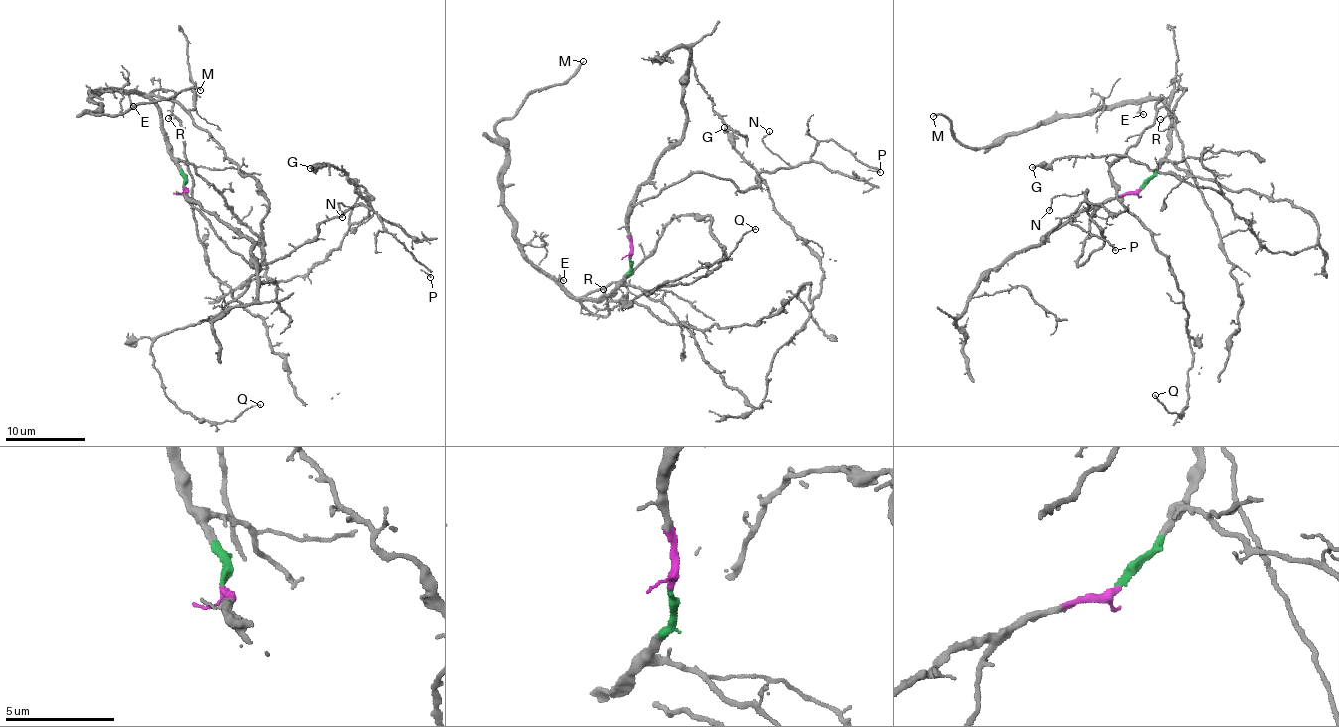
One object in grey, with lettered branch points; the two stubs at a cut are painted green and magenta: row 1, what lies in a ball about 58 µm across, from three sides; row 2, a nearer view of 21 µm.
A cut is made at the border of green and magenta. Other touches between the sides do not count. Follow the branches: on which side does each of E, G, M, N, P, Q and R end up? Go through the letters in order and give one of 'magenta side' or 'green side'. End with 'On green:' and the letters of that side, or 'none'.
E: green side
G: green side
M: green side
N: magenta side
P: magenta side
Q: green side
R: green side
On green: E, G, M, Q, R

